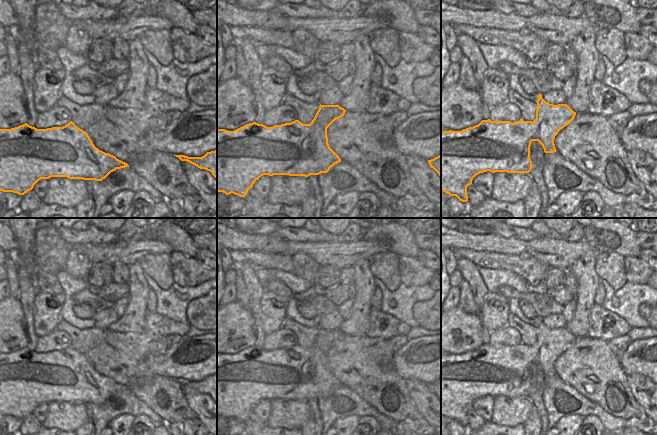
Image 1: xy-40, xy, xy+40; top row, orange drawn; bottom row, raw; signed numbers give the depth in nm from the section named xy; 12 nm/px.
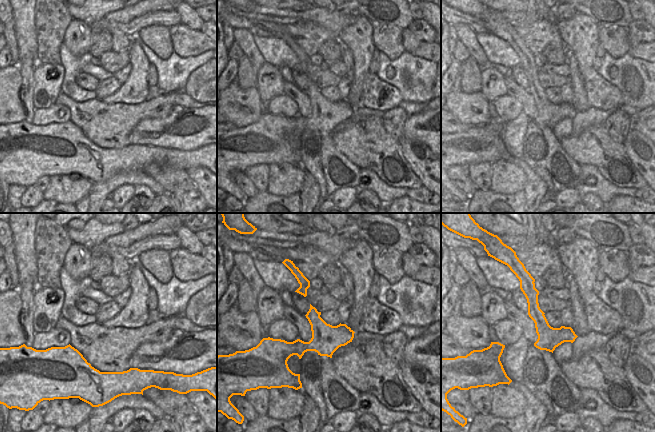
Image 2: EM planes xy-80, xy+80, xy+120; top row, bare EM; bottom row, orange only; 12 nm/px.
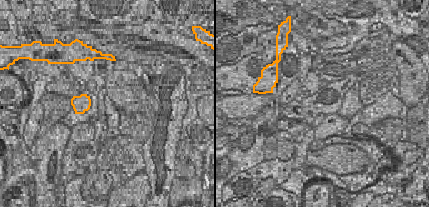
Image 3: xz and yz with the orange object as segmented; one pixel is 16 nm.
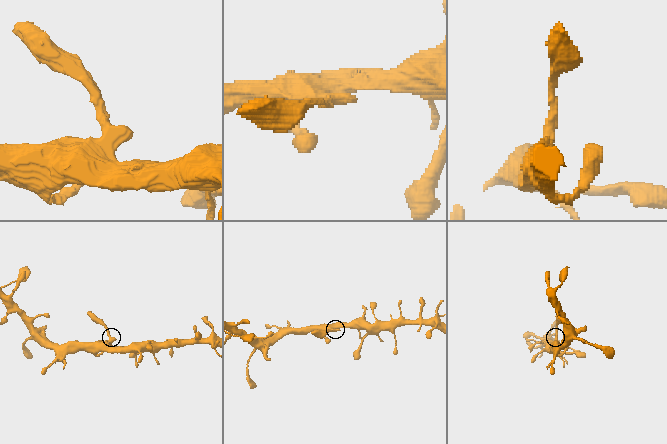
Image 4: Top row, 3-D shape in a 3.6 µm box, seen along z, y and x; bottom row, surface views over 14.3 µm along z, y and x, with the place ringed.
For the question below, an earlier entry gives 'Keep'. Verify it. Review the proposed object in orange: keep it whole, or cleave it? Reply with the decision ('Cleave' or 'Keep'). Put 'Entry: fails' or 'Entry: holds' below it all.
Cleave
Entry: fails

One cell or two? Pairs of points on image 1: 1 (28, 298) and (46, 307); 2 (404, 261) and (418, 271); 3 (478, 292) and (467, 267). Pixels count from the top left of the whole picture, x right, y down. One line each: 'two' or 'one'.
1: two
2: one
3: one

